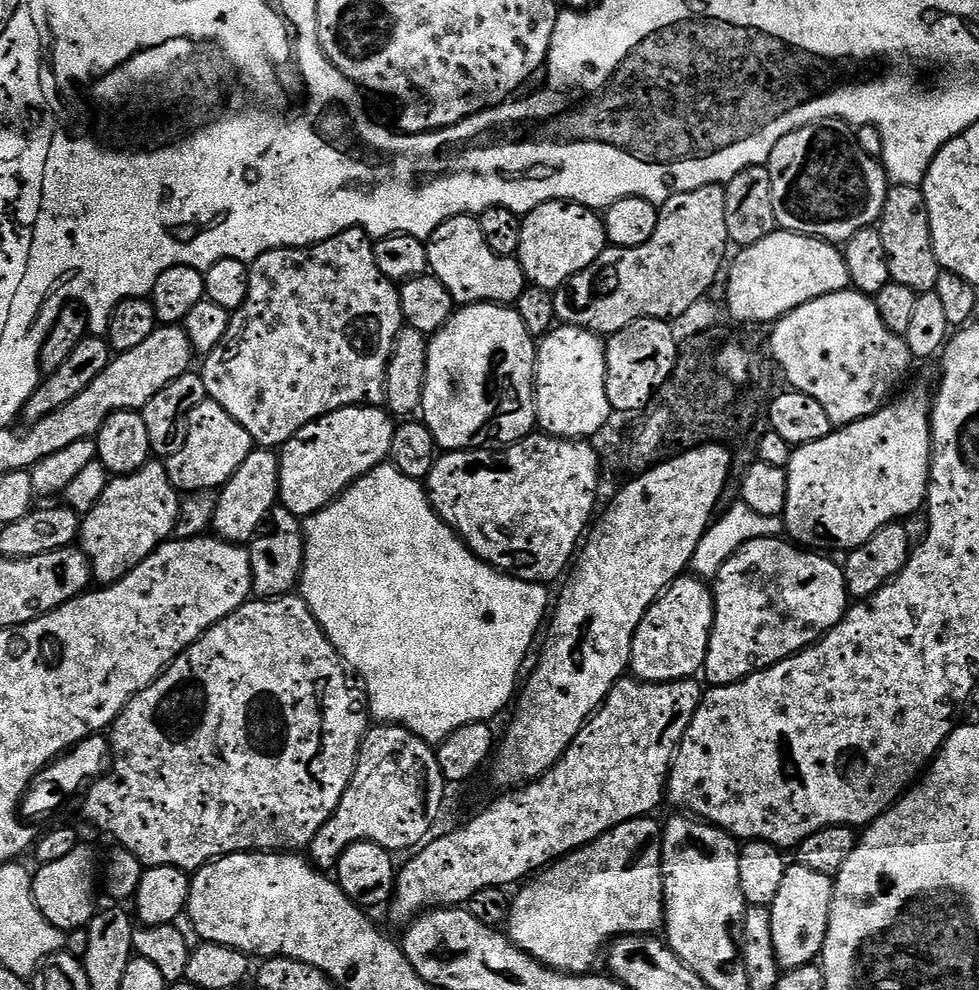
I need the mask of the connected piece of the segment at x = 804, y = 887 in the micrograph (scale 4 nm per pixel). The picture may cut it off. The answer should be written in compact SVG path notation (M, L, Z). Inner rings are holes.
M792 862L785 867L778 898L770 905L772 941L776 963L781 969L791 970L813 963L823 953L826 932L830 926L833 877L818 874L806 866Z

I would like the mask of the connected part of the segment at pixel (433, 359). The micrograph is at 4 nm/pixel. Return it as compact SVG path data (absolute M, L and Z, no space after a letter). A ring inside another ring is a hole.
M470 304L453 312L448 325L428 341L426 386L420 412L422 423L434 434L437 449L462 452L481 436L485 445L507 446L524 439L537 427L536 349L537 341L526 330L515 307L503 304Z

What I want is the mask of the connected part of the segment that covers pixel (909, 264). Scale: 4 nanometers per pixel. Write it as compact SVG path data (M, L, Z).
M892 184L886 194L886 206L880 215L878 227L882 242L886 245L886 262L890 262L891 283L910 286L910 290L918 294L935 292L942 269L934 254L930 214L926 210L923 187L915 184Z

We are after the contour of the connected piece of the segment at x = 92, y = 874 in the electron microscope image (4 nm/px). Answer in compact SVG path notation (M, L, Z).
M87 842L77 844L76 848L70 850L70 854L65 854L59 862L39 865L32 877L32 893L34 894L34 902L38 906L38 910L54 927L61 928L66 934L74 931L76 928L87 928L88 923L96 915L98 911L96 888L98 892L98 860L96 864L96 852Z

